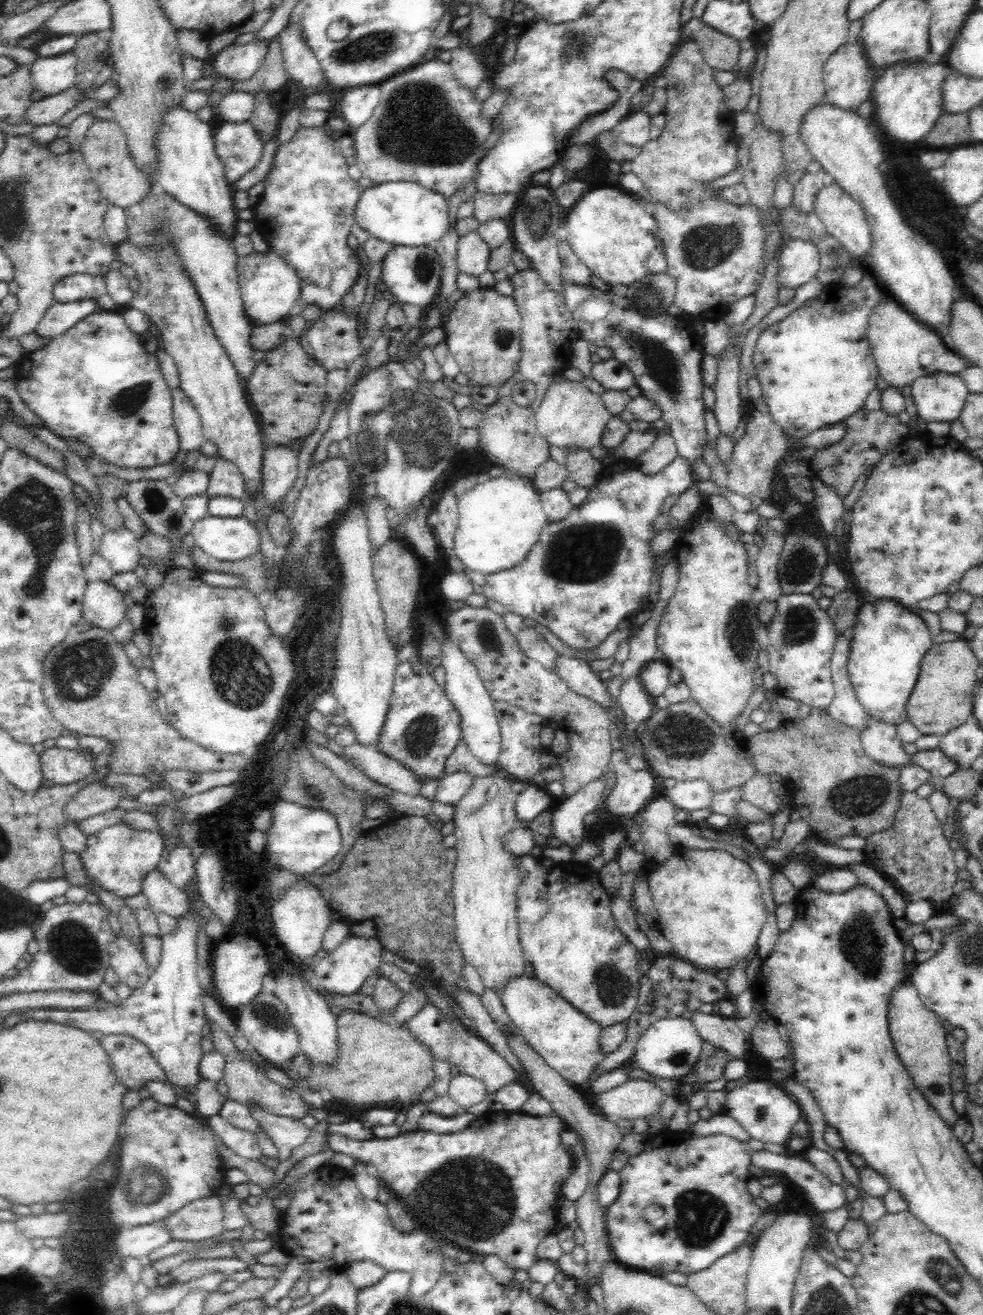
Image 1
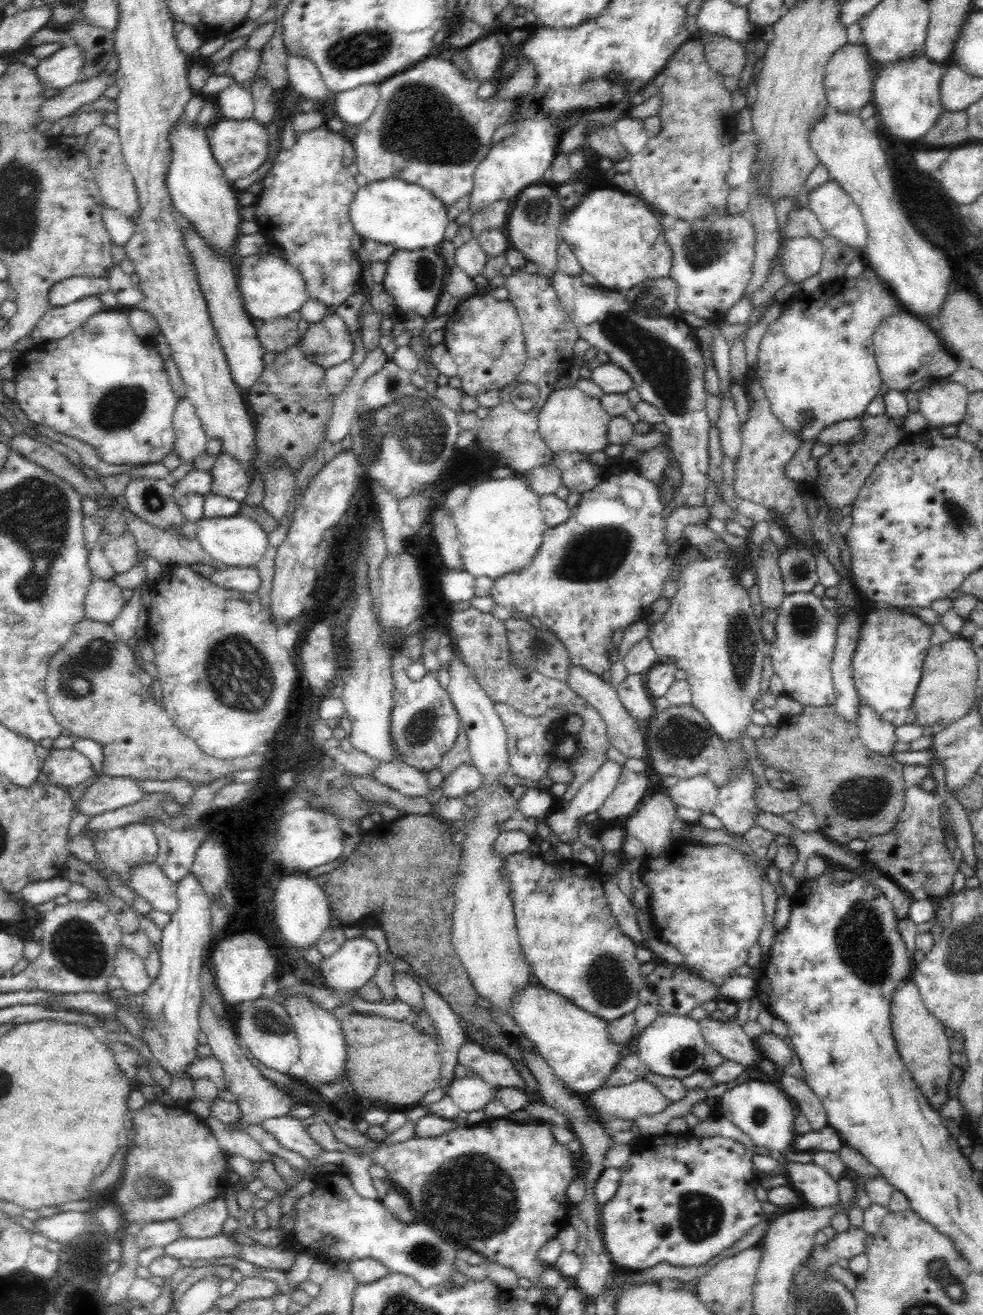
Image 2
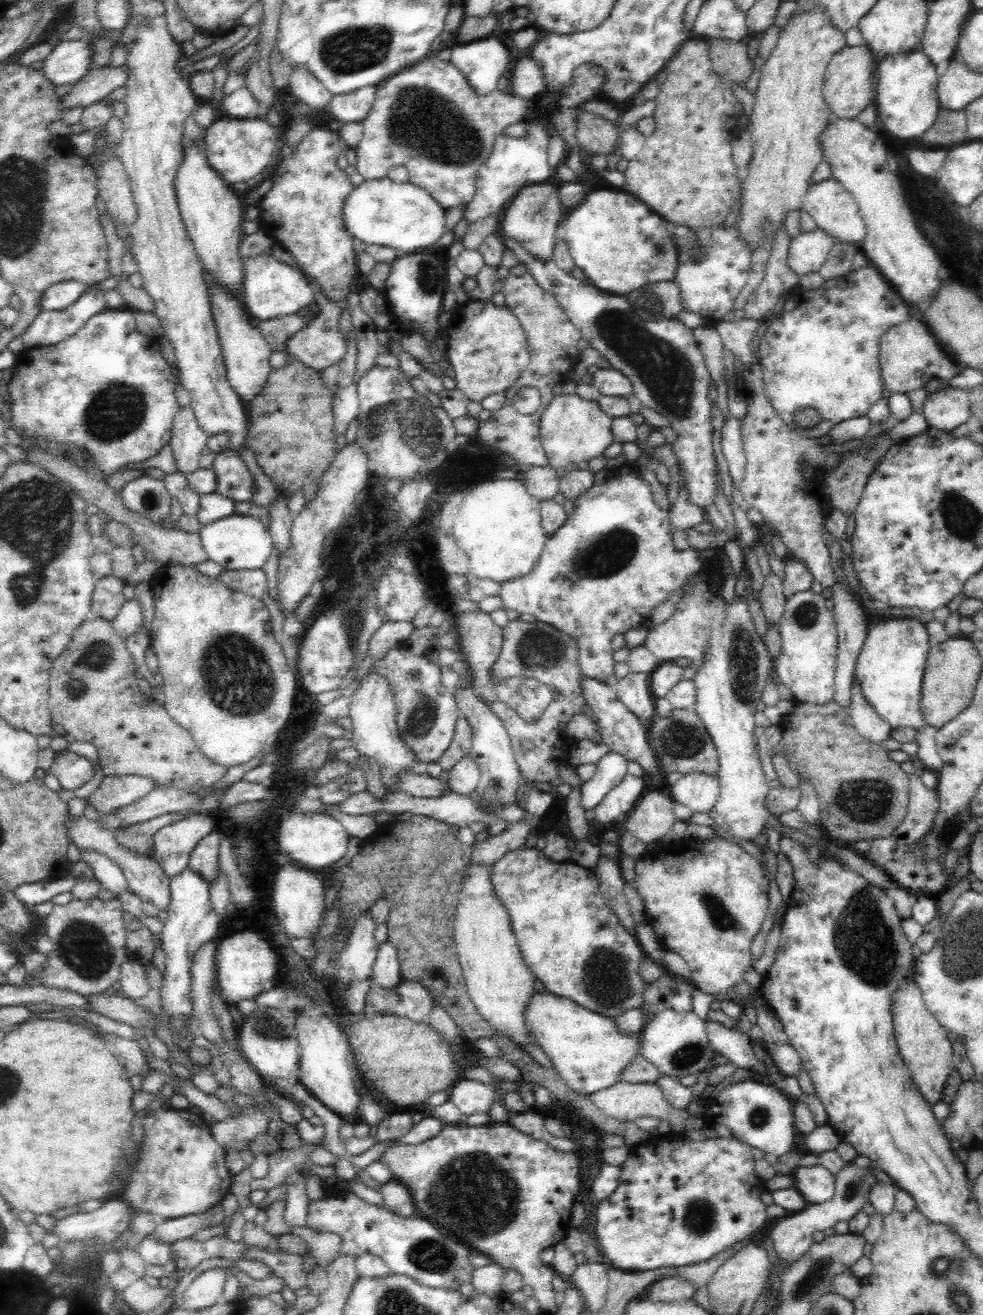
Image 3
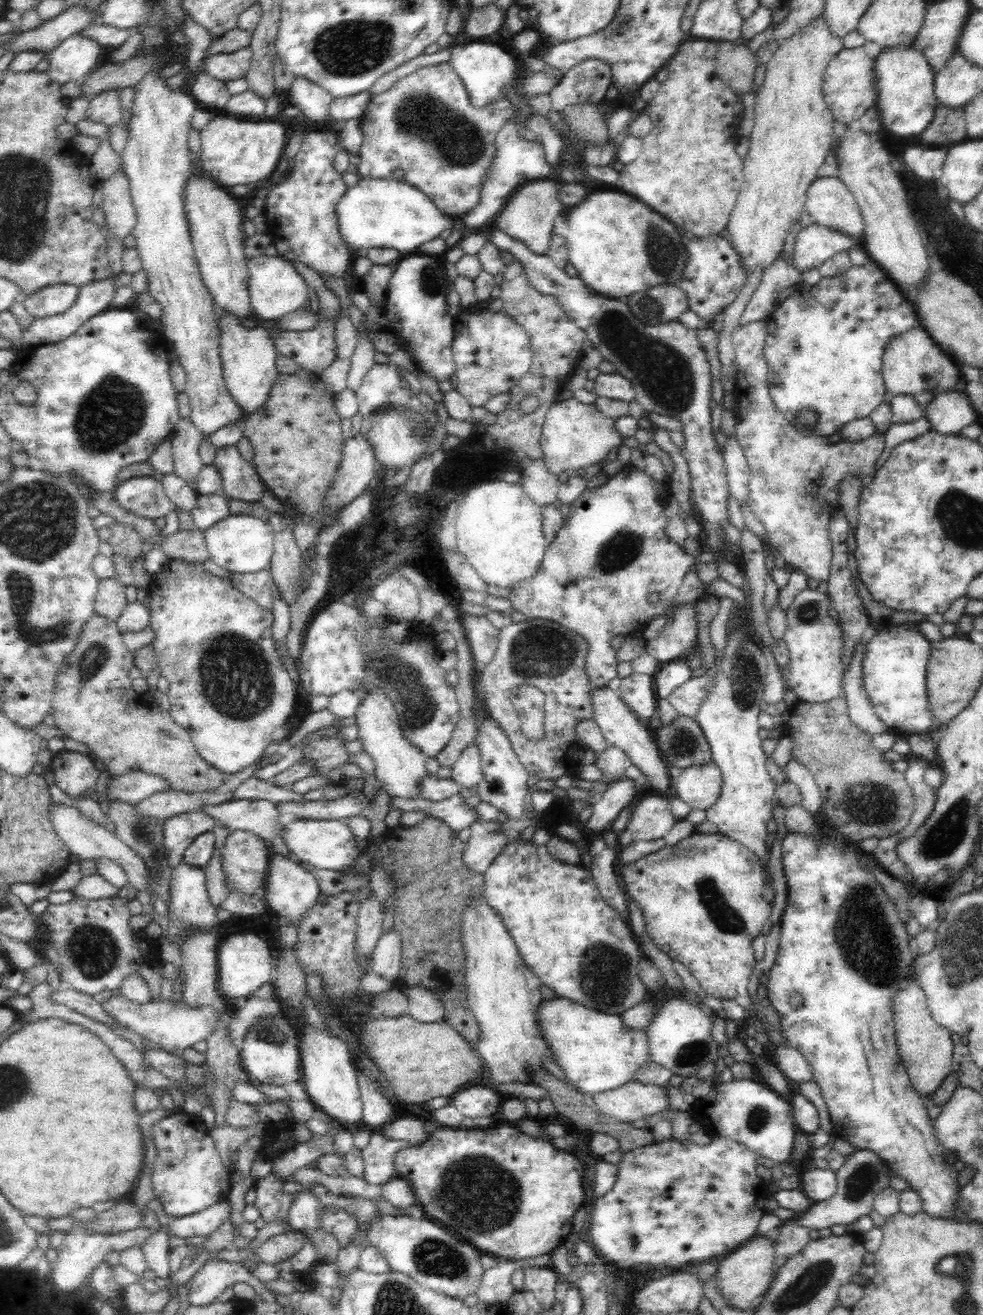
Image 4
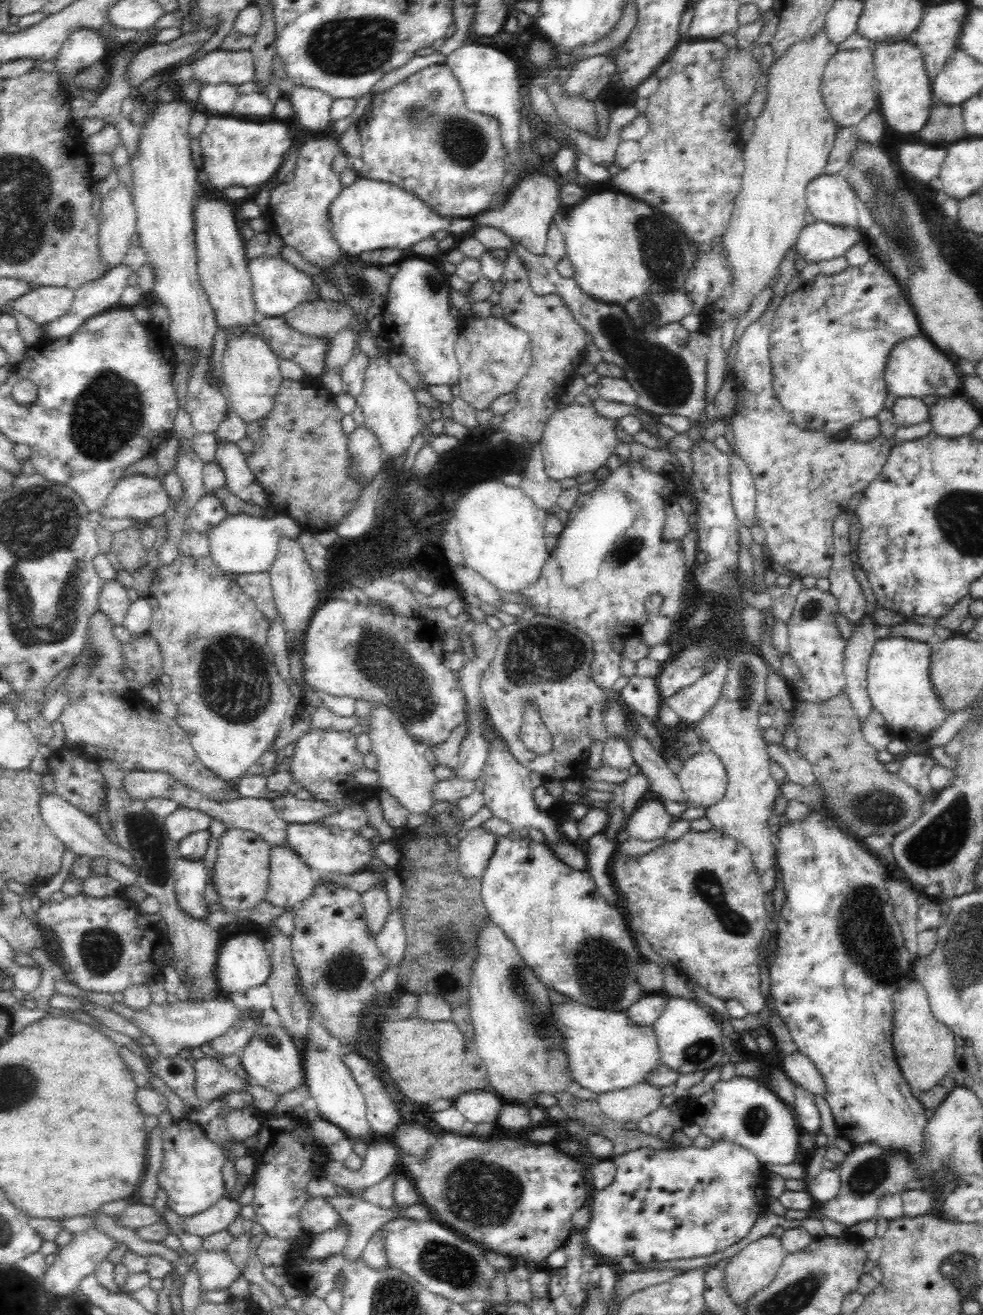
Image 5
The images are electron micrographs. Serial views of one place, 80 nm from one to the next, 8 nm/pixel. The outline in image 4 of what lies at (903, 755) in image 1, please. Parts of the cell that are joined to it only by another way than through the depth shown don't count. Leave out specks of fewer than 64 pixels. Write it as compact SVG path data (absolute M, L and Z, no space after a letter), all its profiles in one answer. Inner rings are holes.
M860 640L854 646L852 660L848 664L844 675L843 694L847 700L850 718L859 726L860 730L869 735L888 731L887 726L875 714L873 704L867 695L863 679L863 658L869 640Z

